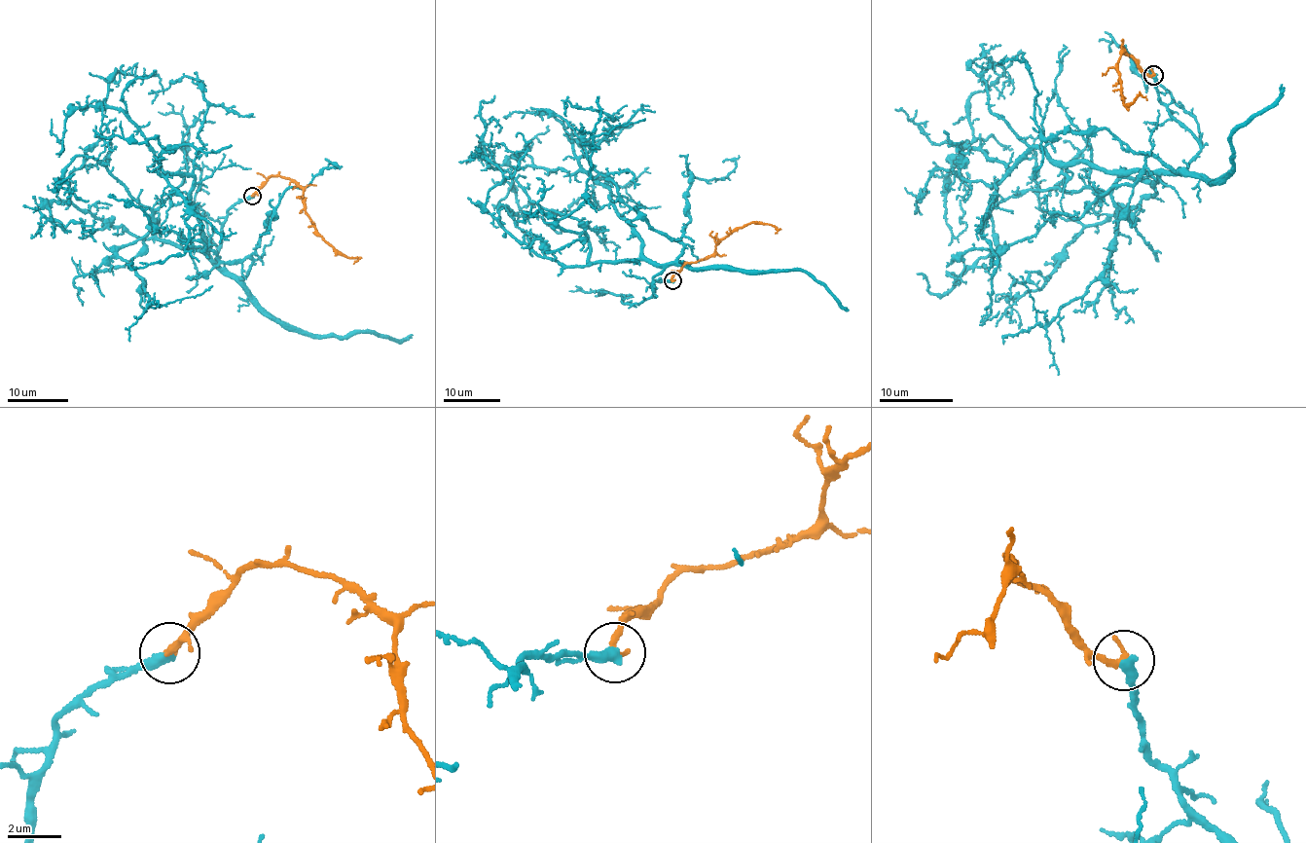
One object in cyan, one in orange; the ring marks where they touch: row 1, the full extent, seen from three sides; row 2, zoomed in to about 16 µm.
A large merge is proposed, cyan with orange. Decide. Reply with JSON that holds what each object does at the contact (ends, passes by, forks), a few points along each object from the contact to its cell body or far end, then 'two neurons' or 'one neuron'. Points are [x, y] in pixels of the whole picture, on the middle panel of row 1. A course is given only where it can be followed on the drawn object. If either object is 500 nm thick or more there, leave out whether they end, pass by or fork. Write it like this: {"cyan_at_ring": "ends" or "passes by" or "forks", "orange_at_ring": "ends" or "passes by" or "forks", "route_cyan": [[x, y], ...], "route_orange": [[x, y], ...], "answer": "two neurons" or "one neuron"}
{"cyan_at_ring": "ends", "orange_at_ring": "ends", "route_cyan": [[672, 280], [652, 281], [653, 292], [664, 269], [591, 176], [495, 164], [480, 140], [483, 154], [466, 163]], "route_orange": [[672, 280], [672, 273], [713, 253], [718, 240], [733, 231], [758, 223], [775, 226], [778, 230], [776, 233]], "answer": "one neuron"}

